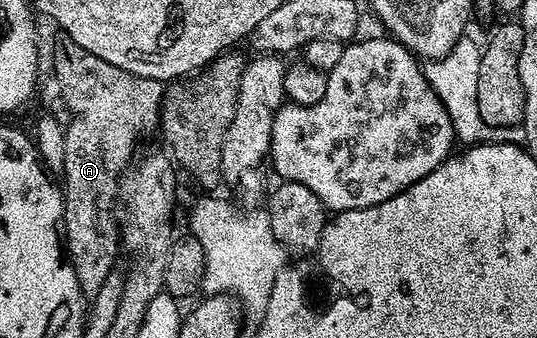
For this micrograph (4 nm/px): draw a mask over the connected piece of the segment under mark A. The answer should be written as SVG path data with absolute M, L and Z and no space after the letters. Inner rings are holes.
M68 39L62 42L57 49L57 54L53 57L53 65L57 68L58 79L65 81L61 85L61 97L65 100L66 107L77 112L73 117L73 122L70 125L68 123L64 130L66 161L63 172L63 179L65 179L65 185L63 184L63 249L67 254L69 265L75 271L75 279L79 279L82 294L92 299L99 291L99 287L103 287L107 275L115 272L116 265L113 264L117 261L117 249L119 253L121 245L117 210L119 178L134 160L133 148L136 147L141 133L149 133L152 129L154 132L158 128L161 102L166 86L155 79L136 77L130 73L124 73L121 69L114 69L106 61L98 61L95 55L91 55L91 51L79 47L79 43ZM92 85L97 88L97 97L85 97L84 89L89 89Z

